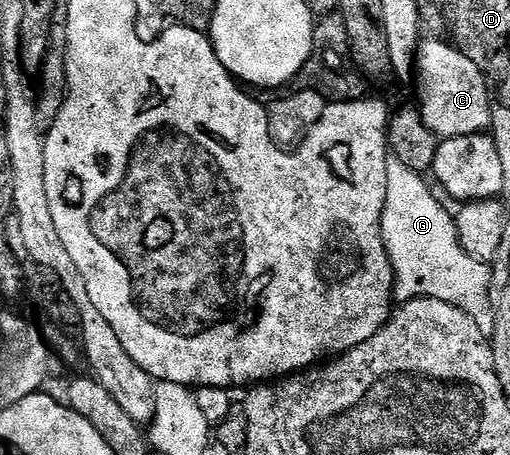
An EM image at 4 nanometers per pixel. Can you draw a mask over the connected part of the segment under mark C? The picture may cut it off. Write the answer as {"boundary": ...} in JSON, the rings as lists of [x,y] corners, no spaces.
{"boundary":[[[429,37],[421,41],[416,48],[416,64],[414,67],[414,87],[420,93],[418,109],[426,128],[434,132],[436,137],[457,138],[458,136],[470,136],[487,131],[492,124],[492,104],[488,81],[478,72],[474,60],[470,60],[460,50],[456,49],[451,41]]]}

